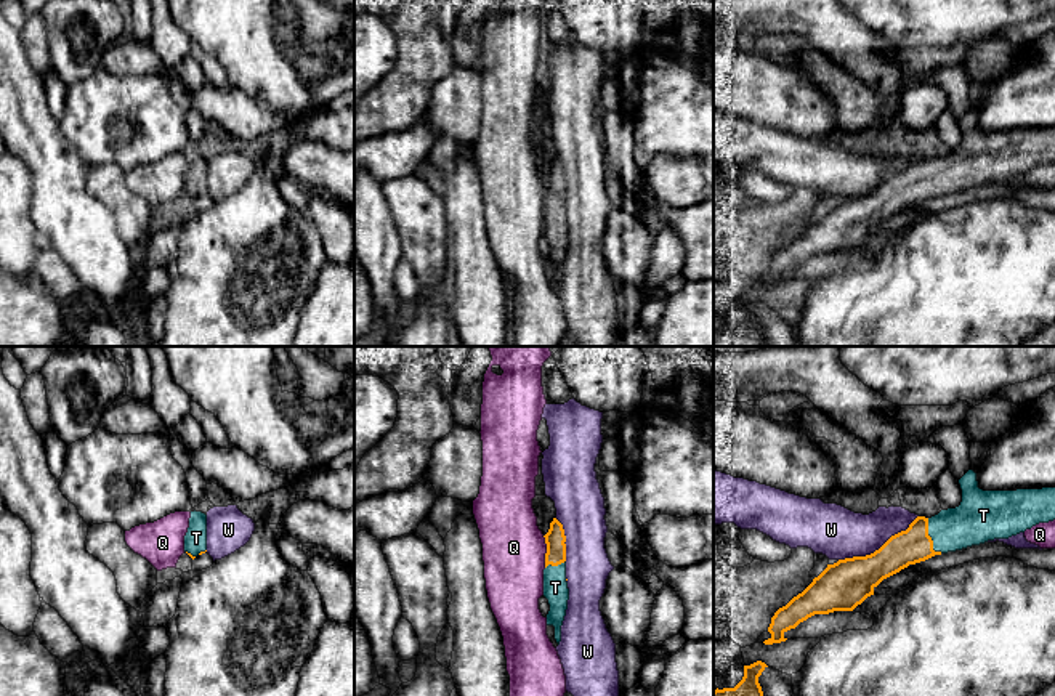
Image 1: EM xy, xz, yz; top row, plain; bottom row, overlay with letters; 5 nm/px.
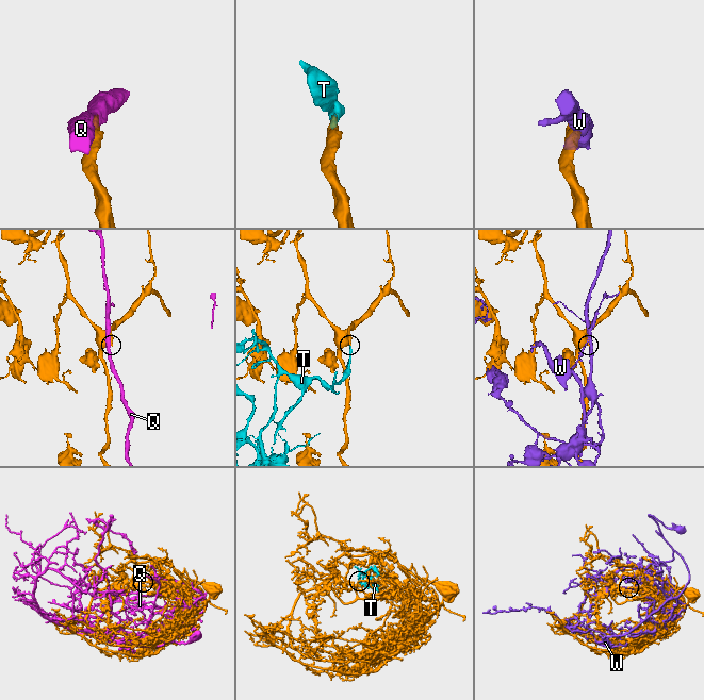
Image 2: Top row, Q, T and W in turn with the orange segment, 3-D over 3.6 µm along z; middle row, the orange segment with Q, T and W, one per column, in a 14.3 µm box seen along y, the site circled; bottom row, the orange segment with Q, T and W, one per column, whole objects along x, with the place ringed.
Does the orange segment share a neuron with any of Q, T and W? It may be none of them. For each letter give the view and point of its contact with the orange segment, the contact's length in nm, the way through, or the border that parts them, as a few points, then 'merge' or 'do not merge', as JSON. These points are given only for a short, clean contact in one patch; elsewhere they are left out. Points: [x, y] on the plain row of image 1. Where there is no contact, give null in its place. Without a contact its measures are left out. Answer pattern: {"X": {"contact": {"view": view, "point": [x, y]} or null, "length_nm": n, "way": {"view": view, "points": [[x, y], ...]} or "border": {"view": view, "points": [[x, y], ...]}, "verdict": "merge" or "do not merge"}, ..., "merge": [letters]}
{"Q": {"contact": {"view": "xz", "point": [547, 193]}, "length_nm": 160, "border": {"view": "xz", "points": [[542, 177], [545, 207]]}, "verdict": "do not merge"}, "T": {"contact": {"view": "yz", "point": [930, 178]}, "length_nm": 190, "way": {"view": "yz", "points": [[913, 186], [930, 178], [977, 161]]}, "verdict": "merge"}, "W": {"contact": {"view": "yz", "point": [881, 188]}, "length_nm": 460, "verdict": "do not merge"}, "merge": ["T"]}

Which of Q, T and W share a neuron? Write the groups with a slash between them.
Q / T / W

